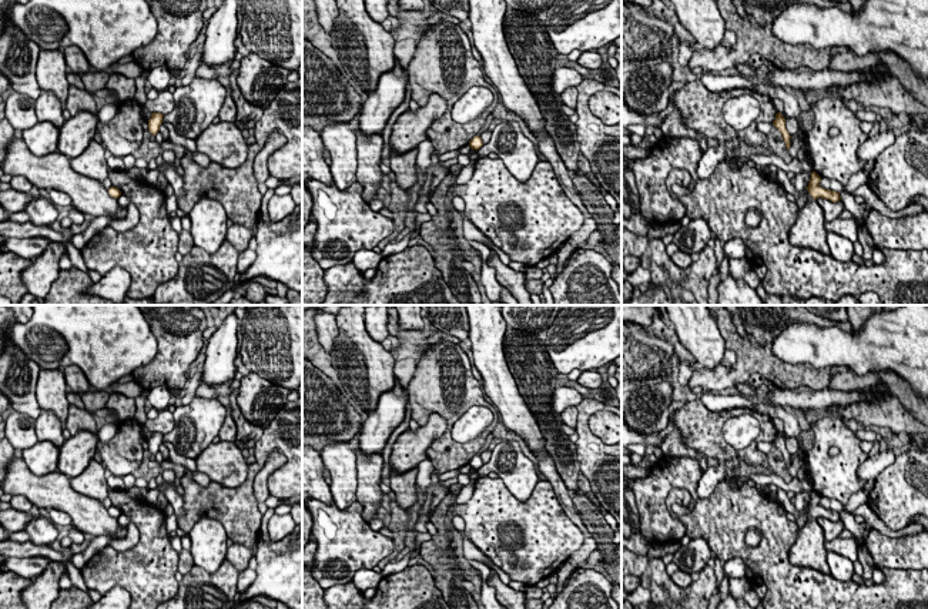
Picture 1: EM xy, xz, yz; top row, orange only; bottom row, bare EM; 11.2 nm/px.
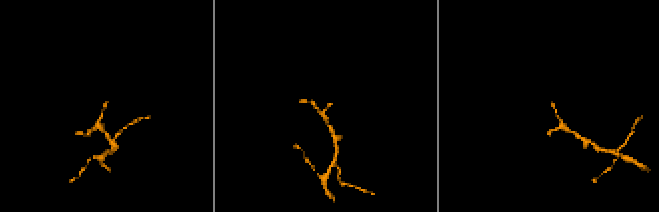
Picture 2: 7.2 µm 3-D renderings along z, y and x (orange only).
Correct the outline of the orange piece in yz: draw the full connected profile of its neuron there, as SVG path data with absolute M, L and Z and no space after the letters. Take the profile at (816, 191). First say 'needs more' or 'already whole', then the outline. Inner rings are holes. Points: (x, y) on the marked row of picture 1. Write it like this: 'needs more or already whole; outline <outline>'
already whole; outline M813 171L807 190L814 200L820 197L830 200L832 203L837 203L841 200L840 193L823 188L820 185L820 181L821 181L821 177L815 171Z

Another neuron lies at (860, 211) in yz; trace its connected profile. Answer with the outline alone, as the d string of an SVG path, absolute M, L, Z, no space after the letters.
M840 193L840 197L844 203L845 210L848 210L858 220L858 241L864 250L862 260L871 260L875 245L865 227L865 220L871 208L865 203L857 204L851 194Z

